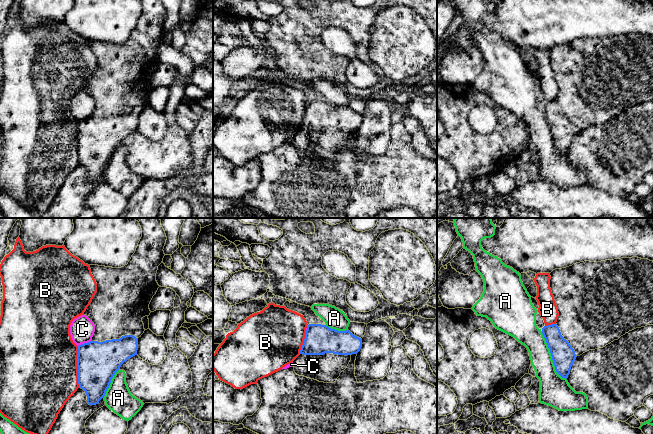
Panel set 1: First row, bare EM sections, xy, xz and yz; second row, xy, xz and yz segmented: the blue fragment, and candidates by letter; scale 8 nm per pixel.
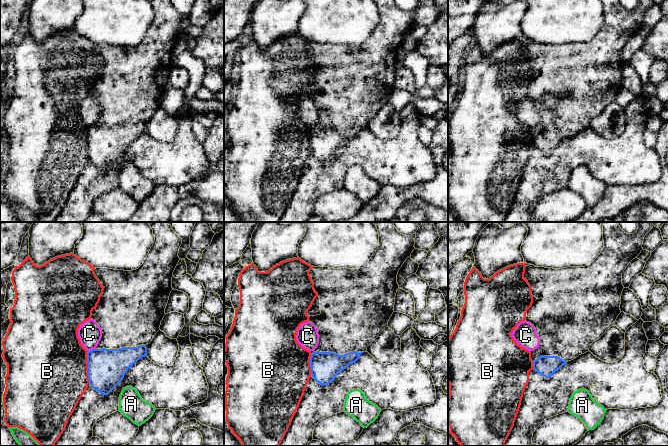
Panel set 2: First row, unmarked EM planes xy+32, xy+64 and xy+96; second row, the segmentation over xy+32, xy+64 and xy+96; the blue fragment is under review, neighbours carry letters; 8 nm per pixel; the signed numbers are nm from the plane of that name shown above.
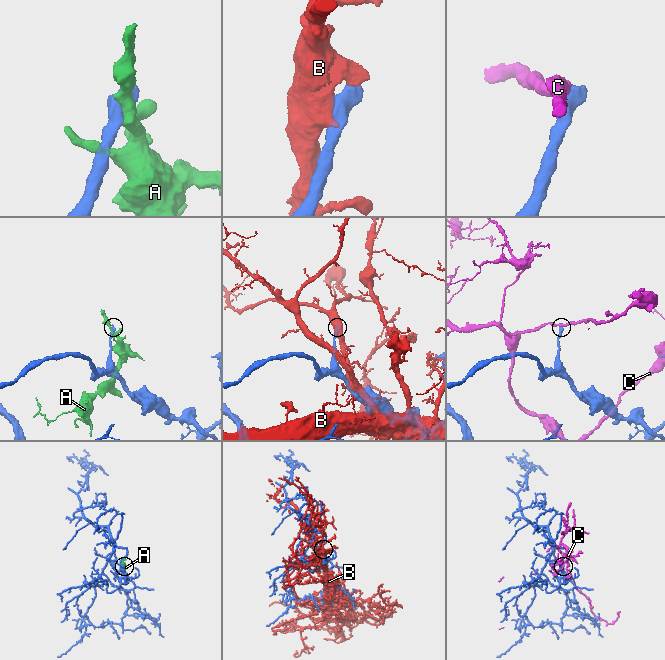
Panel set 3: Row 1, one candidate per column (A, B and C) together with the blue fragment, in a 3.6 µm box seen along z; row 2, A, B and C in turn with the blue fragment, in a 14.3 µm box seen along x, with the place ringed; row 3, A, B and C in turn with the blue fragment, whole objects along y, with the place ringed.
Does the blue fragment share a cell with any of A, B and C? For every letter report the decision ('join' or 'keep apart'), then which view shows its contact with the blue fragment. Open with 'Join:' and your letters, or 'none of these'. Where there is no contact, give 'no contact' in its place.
Join: none of these
A: keep apart; meets blue in yz
B: keep apart; meets blue in xy
C: keep apart; meets blue in xy

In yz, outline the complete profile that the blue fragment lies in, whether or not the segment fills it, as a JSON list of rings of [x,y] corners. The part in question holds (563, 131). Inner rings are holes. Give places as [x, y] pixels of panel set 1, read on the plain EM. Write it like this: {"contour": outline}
{"contour": [[[638,33],[584,37],[555,45],[550,52],[559,92],[555,100],[542,104],[542,110],[562,154],[568,154],[577,132],[603,124],[636,104],[653,101],[653,37]]]}

